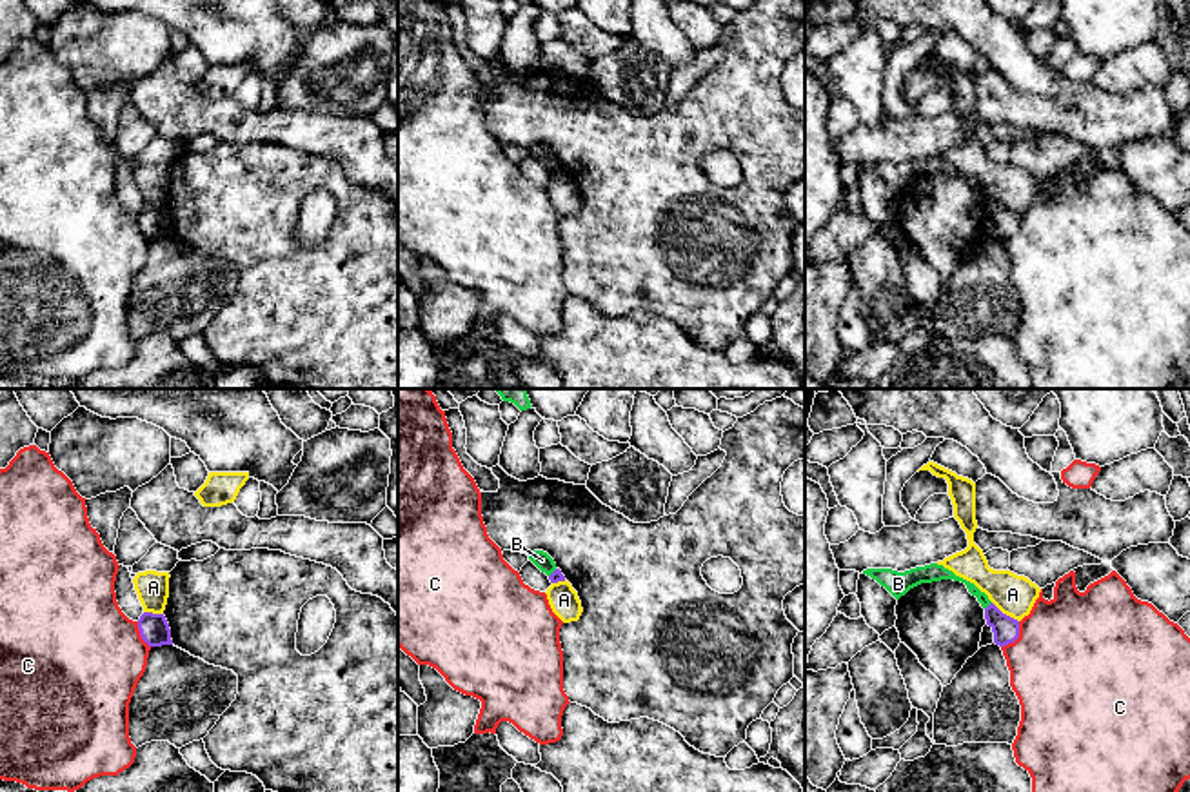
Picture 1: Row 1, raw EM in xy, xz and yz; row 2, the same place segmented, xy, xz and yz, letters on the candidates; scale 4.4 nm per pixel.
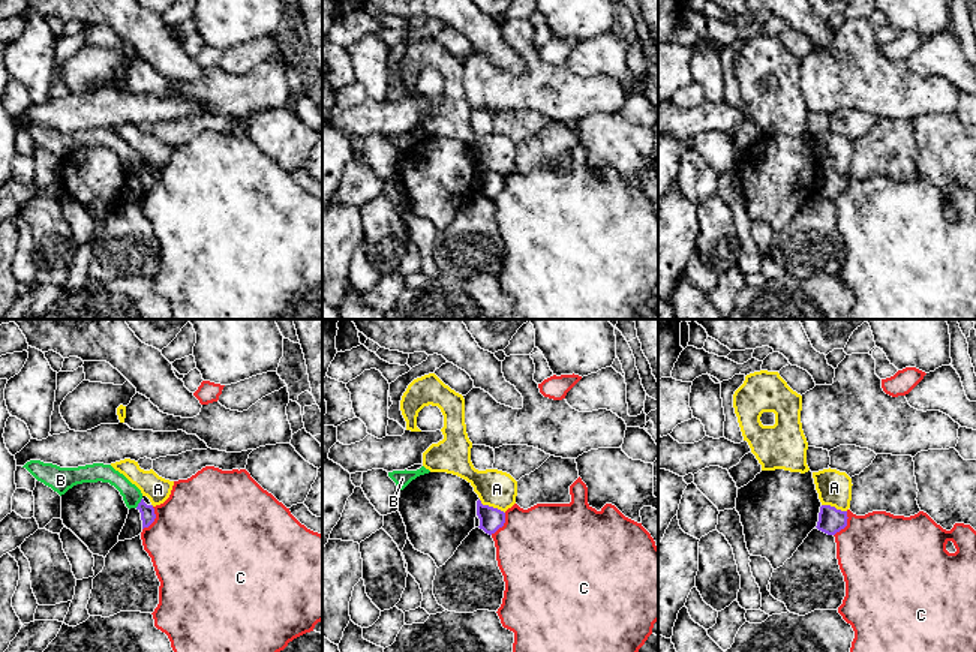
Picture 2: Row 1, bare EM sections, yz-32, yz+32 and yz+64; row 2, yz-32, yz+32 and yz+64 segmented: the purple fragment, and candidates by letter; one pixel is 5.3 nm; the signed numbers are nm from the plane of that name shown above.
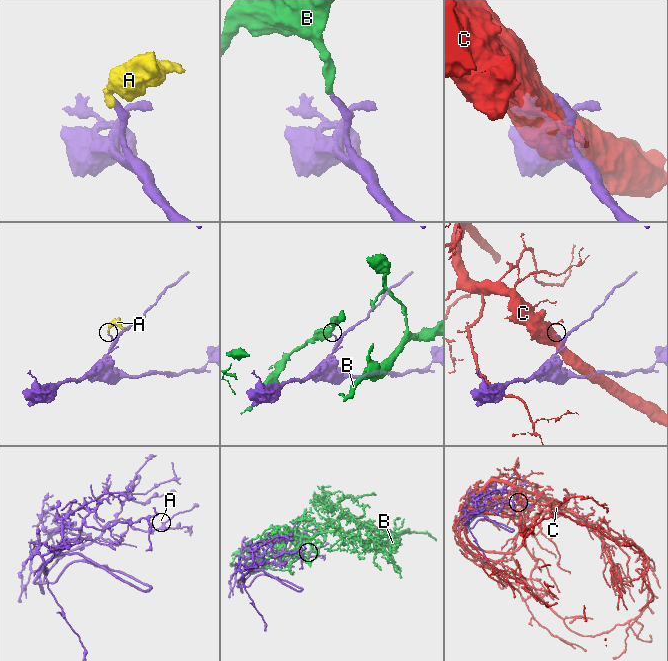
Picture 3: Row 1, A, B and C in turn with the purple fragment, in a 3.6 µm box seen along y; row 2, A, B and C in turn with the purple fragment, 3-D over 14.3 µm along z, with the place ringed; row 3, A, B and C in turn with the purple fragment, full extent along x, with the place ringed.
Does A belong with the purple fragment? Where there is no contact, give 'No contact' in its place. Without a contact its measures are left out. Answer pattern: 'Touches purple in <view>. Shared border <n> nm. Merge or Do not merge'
Touches purple in yz. Shared border 150 nm. Do not merge

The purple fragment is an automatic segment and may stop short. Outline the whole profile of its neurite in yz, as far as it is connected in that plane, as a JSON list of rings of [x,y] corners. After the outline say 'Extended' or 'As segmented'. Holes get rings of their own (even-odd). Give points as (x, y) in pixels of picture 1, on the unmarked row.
[[[994,196],[985,202],[987,218],[994,225],[994,236],[1005,240],[1019,231],[1019,214],[1003,207]]]. As segmented

